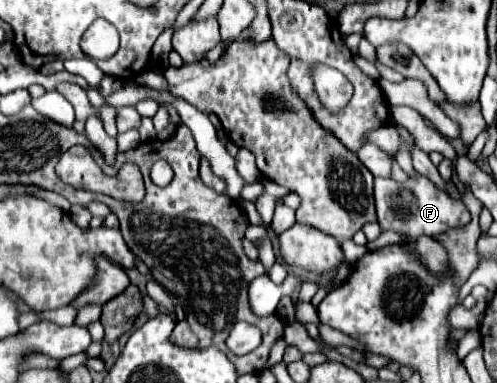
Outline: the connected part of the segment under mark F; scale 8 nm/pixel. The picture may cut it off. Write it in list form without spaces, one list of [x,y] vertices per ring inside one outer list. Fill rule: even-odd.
[[[419,176],[417,180],[411,180],[411,188],[397,184],[391,178],[375,178],[375,206],[377,206],[377,220],[383,226],[383,230],[395,228],[403,236],[411,236],[411,238],[421,234],[427,234],[427,236],[441,234],[441,232],[447,232],[449,228],[465,226],[471,220],[463,200],[451,198],[445,190],[433,186],[433,182],[423,176]],[[403,190],[411,192],[411,202],[409,198],[397,200]]]

